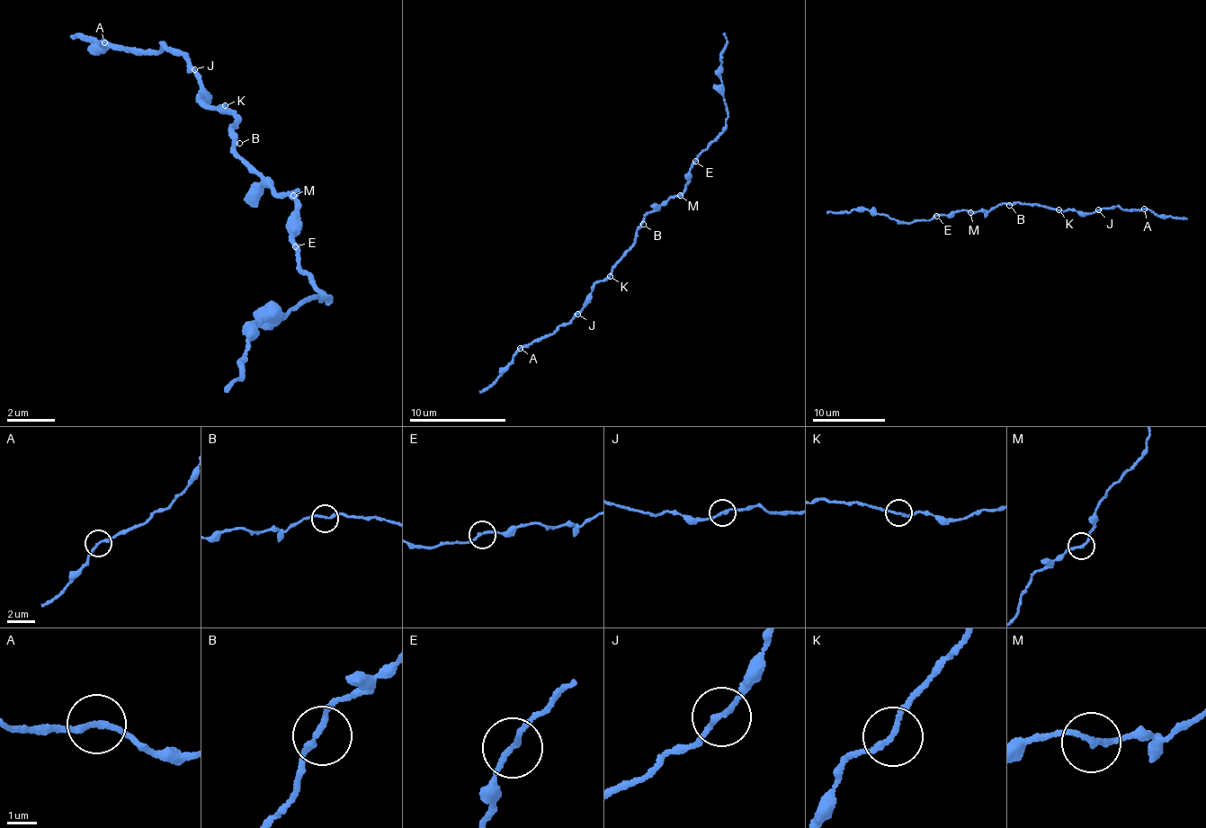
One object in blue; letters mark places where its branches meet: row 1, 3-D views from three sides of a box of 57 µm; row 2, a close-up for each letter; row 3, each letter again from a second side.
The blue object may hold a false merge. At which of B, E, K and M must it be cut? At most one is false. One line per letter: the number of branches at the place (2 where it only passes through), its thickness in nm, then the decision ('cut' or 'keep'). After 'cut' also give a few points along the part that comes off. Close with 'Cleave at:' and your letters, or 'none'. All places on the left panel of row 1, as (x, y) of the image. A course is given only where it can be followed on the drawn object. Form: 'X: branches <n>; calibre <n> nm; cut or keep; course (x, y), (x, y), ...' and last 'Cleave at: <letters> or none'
B: branches 2; calibre 200 nm; keep
E: branches 2; calibre 170 nm; keep
K: branches 2; calibre 170 nm; keep
M: branches 2; calibre 190 nm; keep
Cleave at: none

